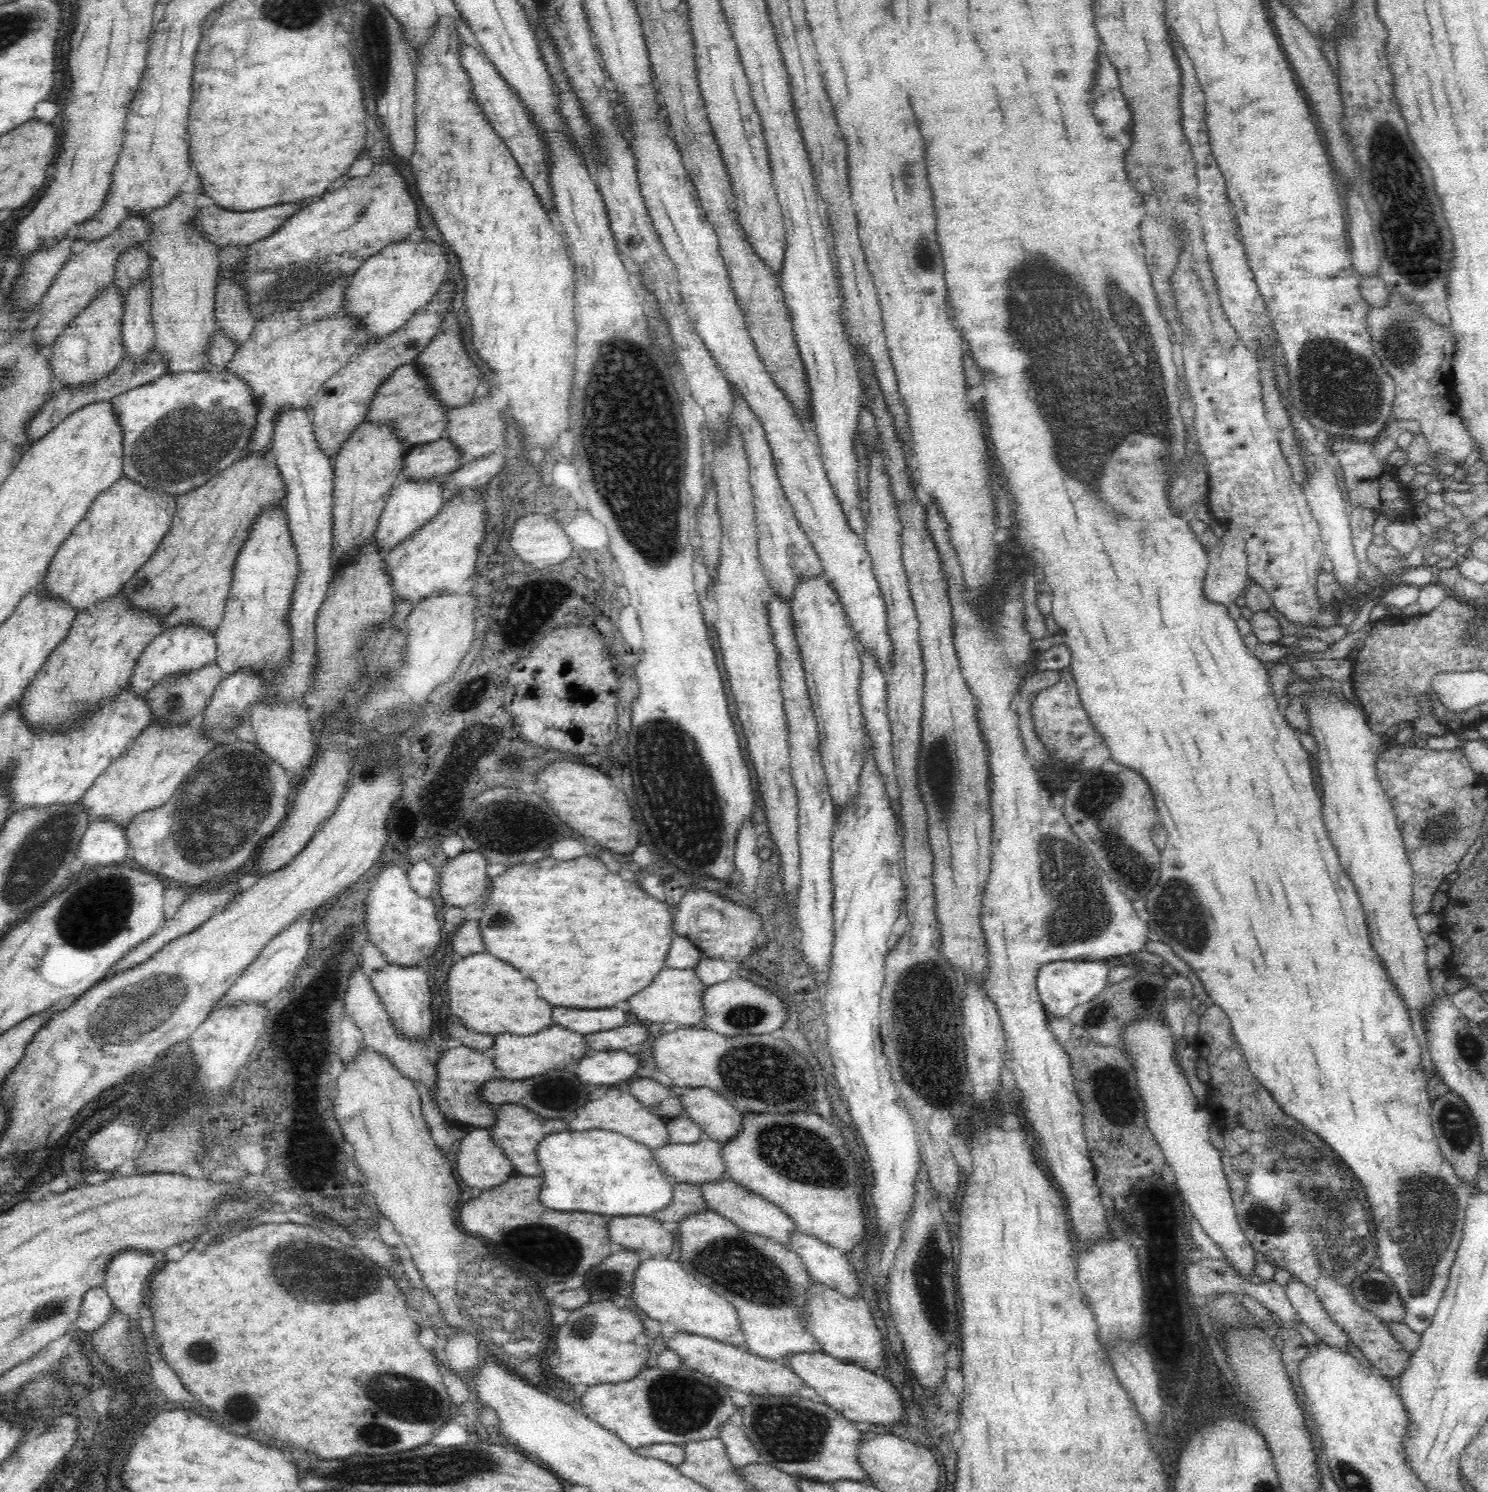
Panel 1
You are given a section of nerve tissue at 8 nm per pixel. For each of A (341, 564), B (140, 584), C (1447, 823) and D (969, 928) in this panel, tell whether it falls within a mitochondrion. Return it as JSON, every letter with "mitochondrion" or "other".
{"A":"other","B":"other","C":"mitochondrion","D":"other"}

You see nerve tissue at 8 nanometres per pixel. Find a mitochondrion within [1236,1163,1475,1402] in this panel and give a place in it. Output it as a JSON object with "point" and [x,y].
{"point":[1379,1290]}

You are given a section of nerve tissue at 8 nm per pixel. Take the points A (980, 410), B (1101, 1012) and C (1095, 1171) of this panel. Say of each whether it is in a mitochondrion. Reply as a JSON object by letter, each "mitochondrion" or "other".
{"A":"other","B":"mitochondrion","C":"other"}

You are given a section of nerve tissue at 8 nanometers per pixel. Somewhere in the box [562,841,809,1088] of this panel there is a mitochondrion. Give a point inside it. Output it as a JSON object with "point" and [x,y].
{"point":[743,1015]}

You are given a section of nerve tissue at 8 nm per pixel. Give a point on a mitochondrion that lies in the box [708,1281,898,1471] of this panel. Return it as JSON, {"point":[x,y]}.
{"point":[786,1432]}

